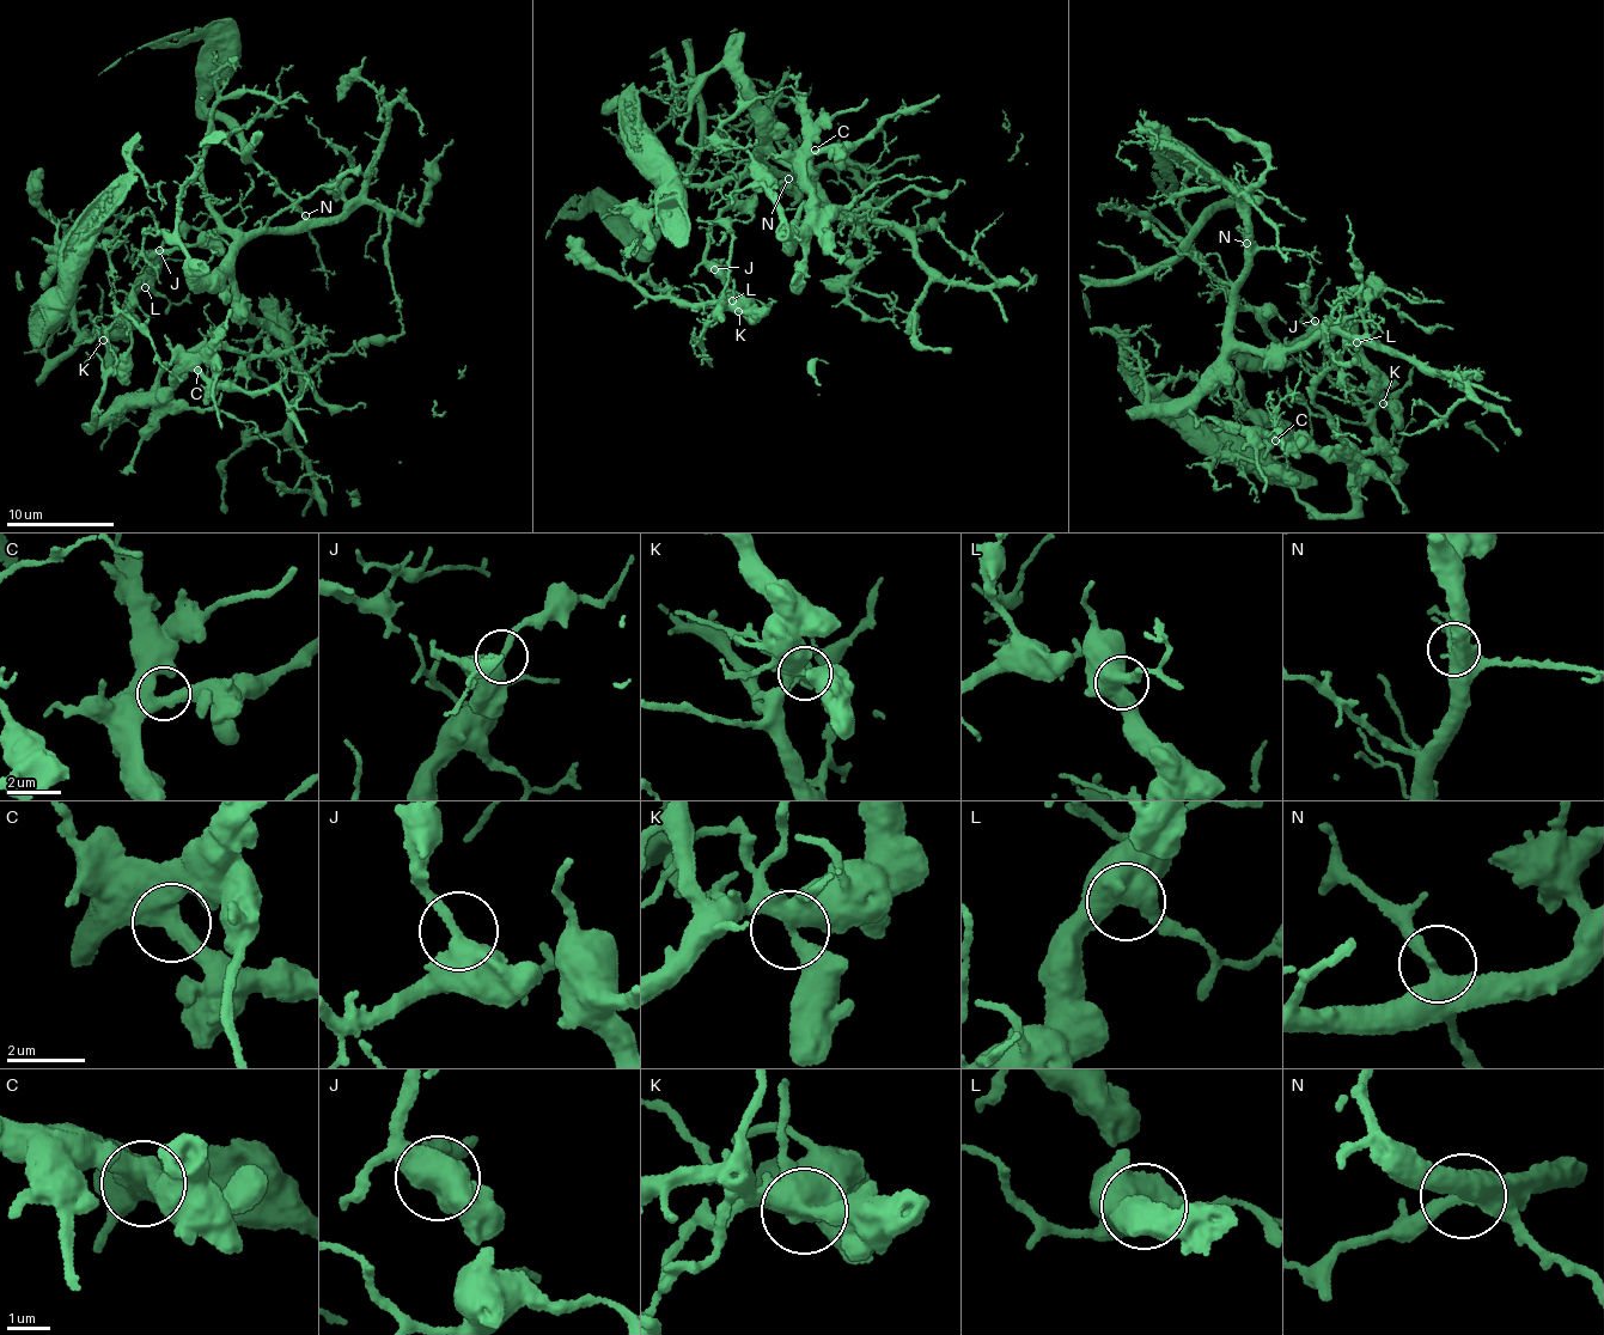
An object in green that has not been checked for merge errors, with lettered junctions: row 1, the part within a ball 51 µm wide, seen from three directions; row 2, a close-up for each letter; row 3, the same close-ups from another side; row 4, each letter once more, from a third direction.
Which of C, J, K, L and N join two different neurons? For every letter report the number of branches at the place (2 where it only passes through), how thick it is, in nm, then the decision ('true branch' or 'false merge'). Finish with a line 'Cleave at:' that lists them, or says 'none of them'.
C: 2 branches meet; 500 nm thick; true branch
J: 2 branches meet; 480 nm thick; true branch
K: 4 branches meet; 440 nm thick; true branch
L: 3 branches meet; 600 nm thick; true branch
N: 2 branches meet; 400 nm thick; true branch
Cleave at: none of them

